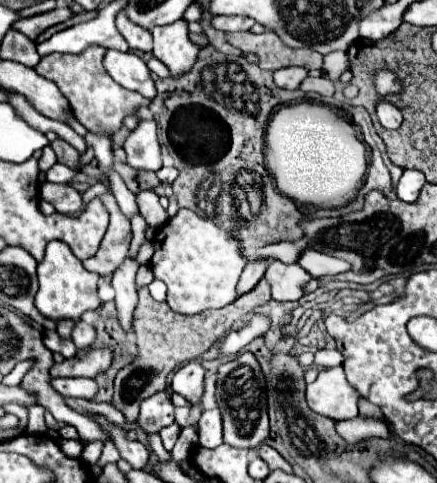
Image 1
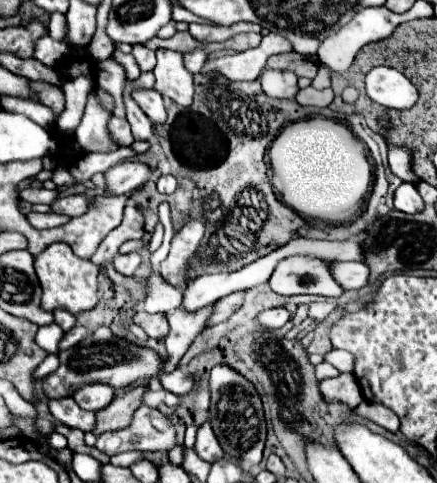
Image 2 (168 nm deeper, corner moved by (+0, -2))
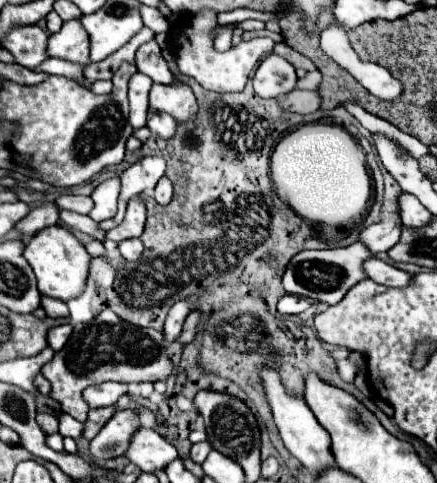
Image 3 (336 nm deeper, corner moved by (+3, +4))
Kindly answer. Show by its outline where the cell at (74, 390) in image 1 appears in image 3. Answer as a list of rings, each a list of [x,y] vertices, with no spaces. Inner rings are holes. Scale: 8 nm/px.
[[[102,382],[102,384],[86,388],[86,392],[82,396],[90,408],[104,408],[104,406],[114,406],[116,400],[128,392],[130,392],[130,388],[126,384]]]

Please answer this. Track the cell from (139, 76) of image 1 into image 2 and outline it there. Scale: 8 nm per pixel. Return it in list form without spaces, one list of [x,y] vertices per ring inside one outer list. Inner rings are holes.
[[[137,90],[137,94],[133,94],[133,98],[141,106],[141,110],[151,118],[153,124],[163,124],[167,120],[167,110],[165,110],[163,98],[155,90]]]

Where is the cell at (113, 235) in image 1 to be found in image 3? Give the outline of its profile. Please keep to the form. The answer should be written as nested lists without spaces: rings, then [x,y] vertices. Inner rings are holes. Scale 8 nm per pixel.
[[[132,198],[128,202],[128,210],[126,210],[126,218],[122,220],[120,226],[112,228],[106,232],[106,240],[114,240],[114,242],[122,242],[126,238],[138,238],[144,230],[144,220],[146,220],[146,208],[138,198]]]

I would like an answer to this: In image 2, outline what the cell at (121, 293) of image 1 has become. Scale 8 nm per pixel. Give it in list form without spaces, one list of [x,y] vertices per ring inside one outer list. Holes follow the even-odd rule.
[[[131,252],[131,254],[125,254],[125,256],[115,256],[113,258],[113,266],[117,272],[121,272],[123,276],[133,276],[133,272],[137,270],[137,266],[141,264],[141,256],[137,252]]]

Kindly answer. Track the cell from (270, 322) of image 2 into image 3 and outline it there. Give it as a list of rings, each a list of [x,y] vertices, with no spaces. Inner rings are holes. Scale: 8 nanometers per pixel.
[[[286,294],[286,296],[282,296],[282,298],[278,300],[276,310],[278,310],[278,314],[282,314],[282,316],[286,316],[286,314],[290,316],[290,314],[300,314],[300,312],[304,312],[308,306],[310,306],[308,302],[300,300],[300,298],[296,298],[296,296]]]

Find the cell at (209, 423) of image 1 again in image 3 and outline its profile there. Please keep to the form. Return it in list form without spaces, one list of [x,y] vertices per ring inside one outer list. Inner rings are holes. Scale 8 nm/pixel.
[[[204,440],[204,442],[198,442],[198,444],[192,444],[190,458],[192,458],[194,462],[202,464],[202,462],[206,460],[206,456],[210,454],[210,450],[212,450],[212,446],[210,446],[210,442],[208,442],[208,440]]]

